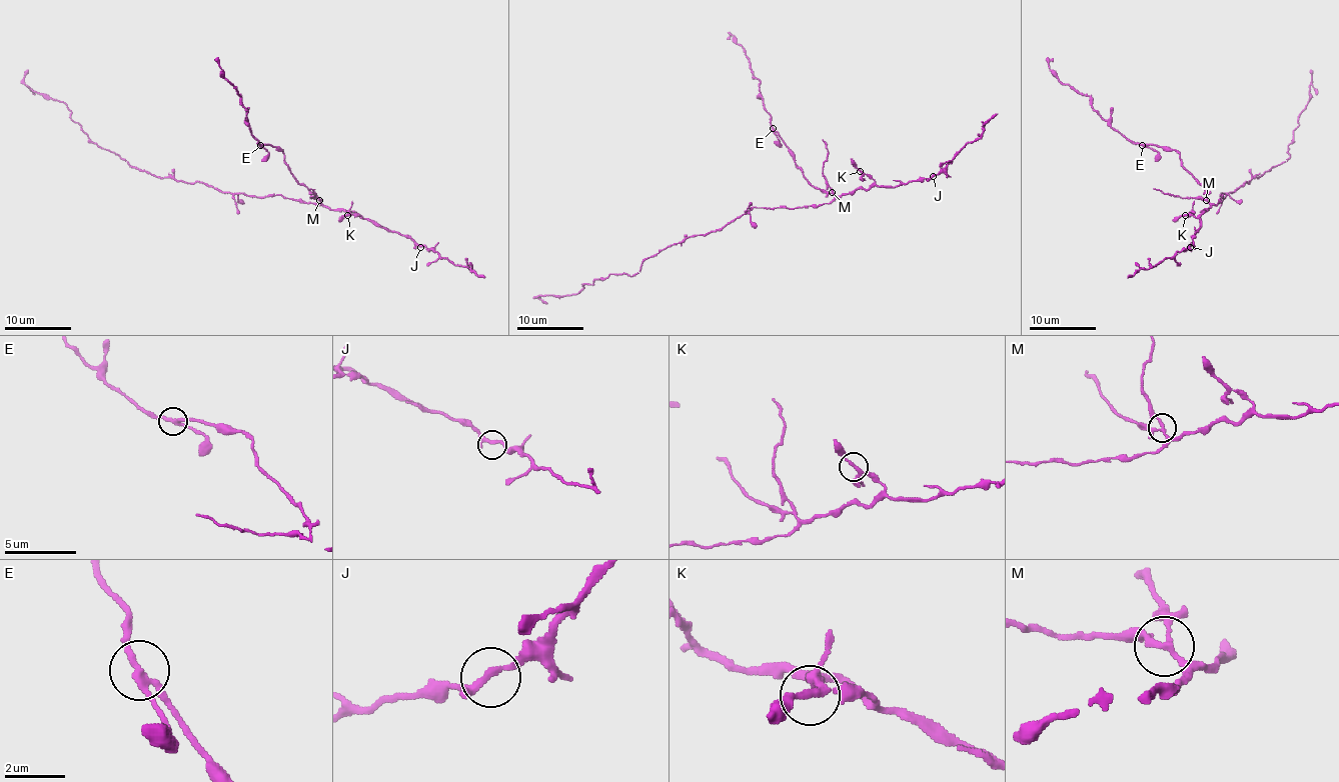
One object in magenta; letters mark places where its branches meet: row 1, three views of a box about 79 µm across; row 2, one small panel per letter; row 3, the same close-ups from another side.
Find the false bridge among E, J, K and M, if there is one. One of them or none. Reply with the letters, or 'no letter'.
M

